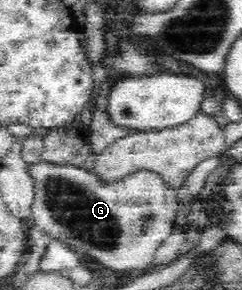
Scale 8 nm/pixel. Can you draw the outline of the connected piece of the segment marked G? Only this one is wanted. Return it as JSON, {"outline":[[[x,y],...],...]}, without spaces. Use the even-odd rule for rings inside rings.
{"outline":[[[33,161],[31,164],[27,165],[27,170],[33,178],[33,190],[35,190],[35,197],[33,197],[33,203],[31,203],[31,219],[33,220],[33,225],[37,225],[40,229],[44,230],[51,239],[58,239],[59,241],[67,242],[76,252],[79,252],[84,256],[84,259],[90,257],[91,260],[96,260],[101,263],[107,269],[113,272],[127,272],[135,269],[143,269],[145,265],[149,265],[151,261],[155,258],[155,253],[157,248],[169,237],[171,230],[175,224],[175,214],[176,214],[176,201],[177,201],[177,191],[170,188],[164,181],[163,178],[154,171],[150,169],[135,169],[127,175],[127,177],[116,178],[115,181],[104,181],[98,175],[93,172],[86,172],[82,168],[75,165],[61,165],[60,163],[55,163],[51,161]]]}

